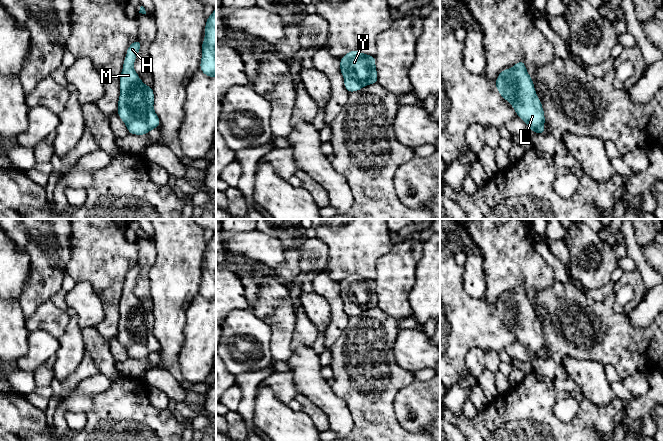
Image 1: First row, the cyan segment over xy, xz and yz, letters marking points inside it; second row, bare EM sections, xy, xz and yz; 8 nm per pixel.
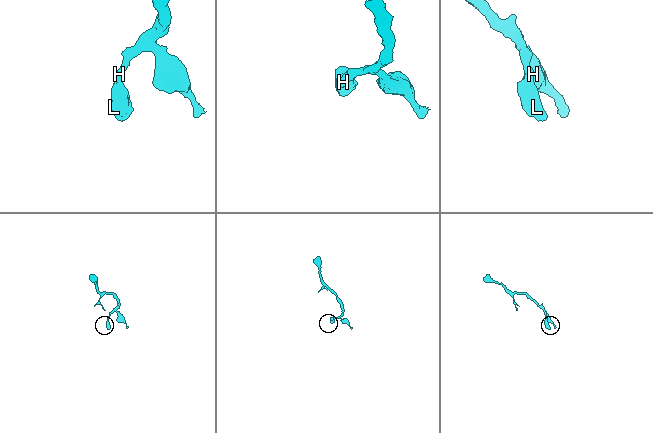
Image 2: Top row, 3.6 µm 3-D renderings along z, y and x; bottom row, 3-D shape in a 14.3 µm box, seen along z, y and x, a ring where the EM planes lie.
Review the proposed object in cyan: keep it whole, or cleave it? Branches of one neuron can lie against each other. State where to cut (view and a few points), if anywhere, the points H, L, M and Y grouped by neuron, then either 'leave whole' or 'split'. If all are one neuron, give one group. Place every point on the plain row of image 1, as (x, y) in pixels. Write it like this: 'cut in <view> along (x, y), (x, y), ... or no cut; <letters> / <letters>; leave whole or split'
no cut; H L M Y; leave whole

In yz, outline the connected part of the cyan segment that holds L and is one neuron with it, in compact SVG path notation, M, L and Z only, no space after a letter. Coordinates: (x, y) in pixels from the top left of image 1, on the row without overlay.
M523 284L517 286L511 293L502 294L494 307L499 318L511 327L518 341L532 356L546 357L542 327Z

